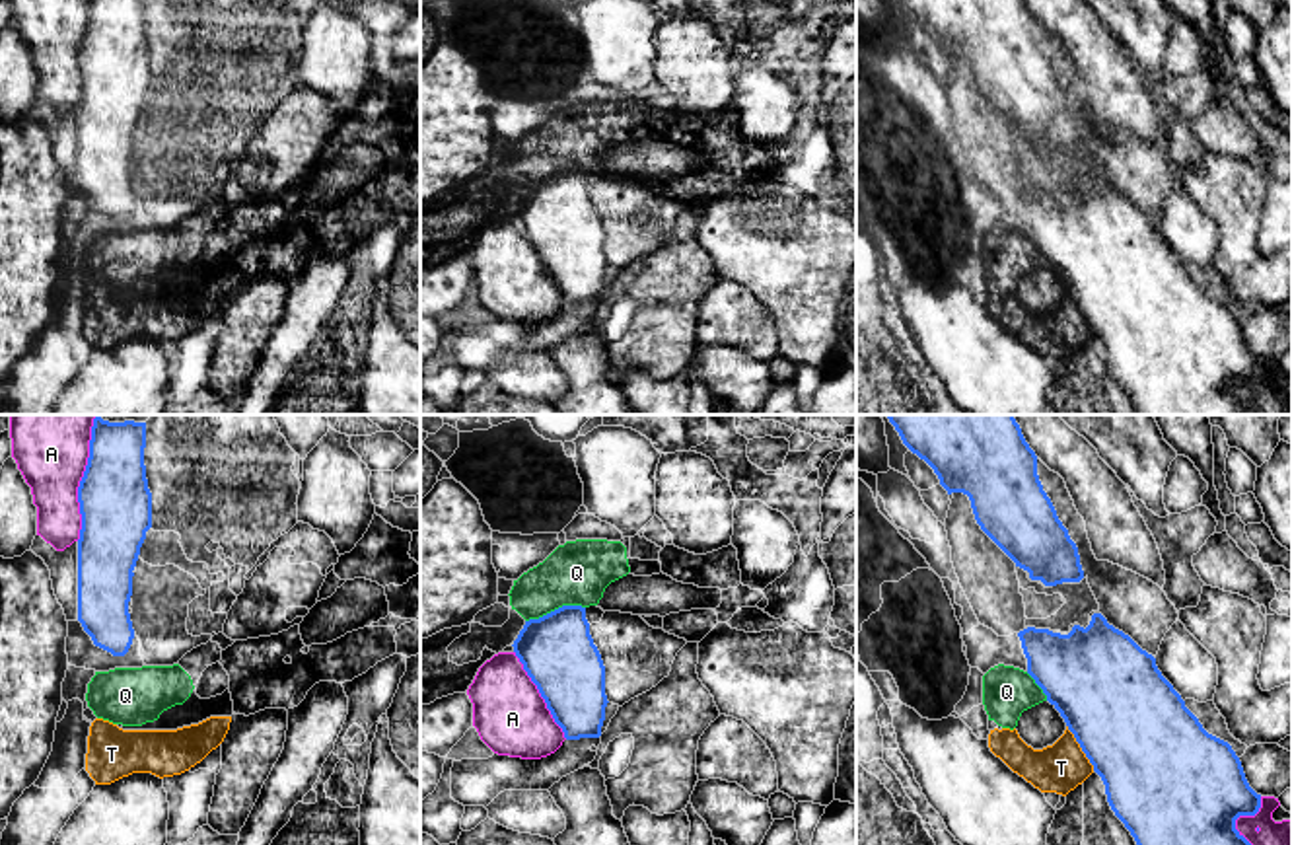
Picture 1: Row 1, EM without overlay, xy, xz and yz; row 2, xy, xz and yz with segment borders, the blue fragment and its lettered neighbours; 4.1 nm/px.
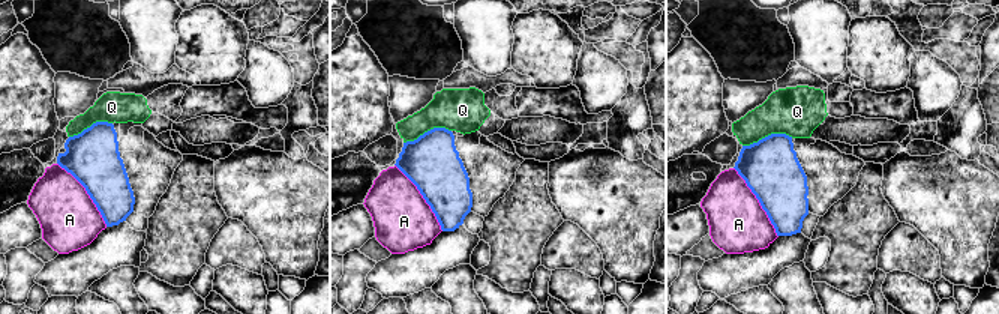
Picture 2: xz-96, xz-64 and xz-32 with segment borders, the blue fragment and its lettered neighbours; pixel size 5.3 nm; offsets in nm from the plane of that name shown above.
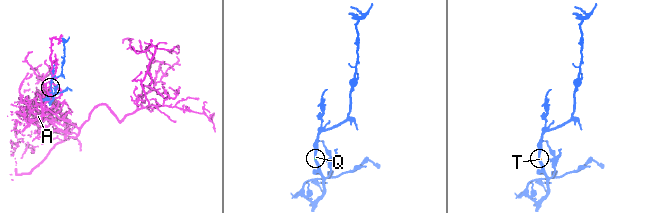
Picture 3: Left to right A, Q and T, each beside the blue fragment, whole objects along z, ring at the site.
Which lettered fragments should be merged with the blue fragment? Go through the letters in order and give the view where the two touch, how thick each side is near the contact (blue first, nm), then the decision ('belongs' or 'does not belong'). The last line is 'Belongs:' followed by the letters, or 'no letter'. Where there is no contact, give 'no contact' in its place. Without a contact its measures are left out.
A: xy | 300/260 nm | does not belong
Q: xz | 300/260 nm | does not belong
T: yz | 460/200 nm | does not belong
Belongs: no letter

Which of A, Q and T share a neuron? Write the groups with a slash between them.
A / Q T

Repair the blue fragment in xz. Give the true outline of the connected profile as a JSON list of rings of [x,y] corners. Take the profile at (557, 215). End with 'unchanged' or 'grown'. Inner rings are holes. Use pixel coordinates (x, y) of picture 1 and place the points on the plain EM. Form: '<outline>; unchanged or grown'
[[[562,169],[525,185],[512,210],[564,302],[599,302],[609,265],[586,171]]]; unchanged

